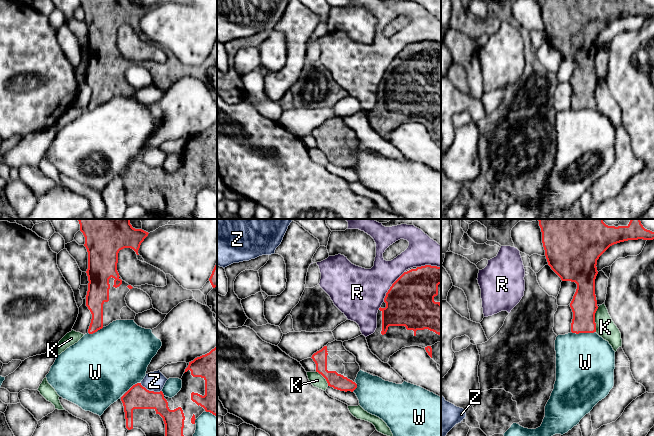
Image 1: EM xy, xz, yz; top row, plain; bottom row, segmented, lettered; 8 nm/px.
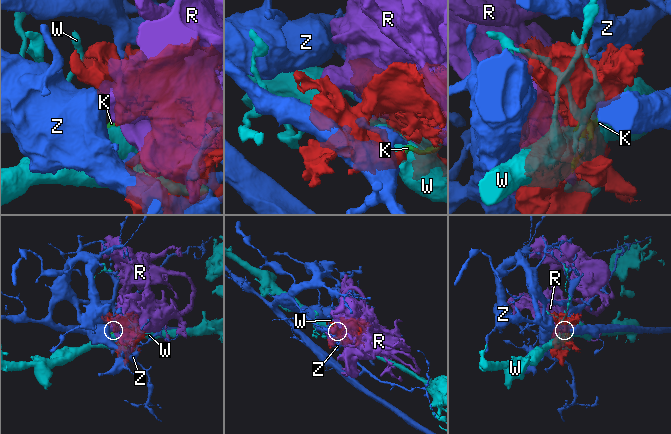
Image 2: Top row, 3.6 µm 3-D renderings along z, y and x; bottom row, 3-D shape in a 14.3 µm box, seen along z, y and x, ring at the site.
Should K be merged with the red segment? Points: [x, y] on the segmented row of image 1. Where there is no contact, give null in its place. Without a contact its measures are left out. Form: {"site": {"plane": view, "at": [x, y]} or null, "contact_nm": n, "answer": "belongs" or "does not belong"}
{"site": {"plane": "yz", "at": [594, 319]}, "contact_nm": 200, "answer": "does not belong"}

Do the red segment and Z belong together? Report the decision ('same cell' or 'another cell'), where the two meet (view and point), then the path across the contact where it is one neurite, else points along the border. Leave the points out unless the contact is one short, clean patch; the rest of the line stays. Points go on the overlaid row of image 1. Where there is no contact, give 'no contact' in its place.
another cell; contact xy (151, 391)

